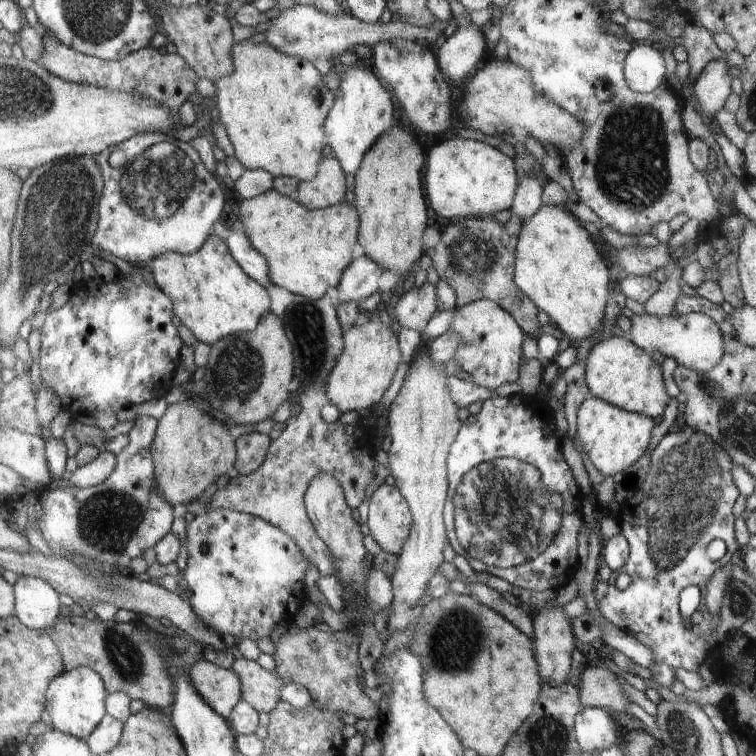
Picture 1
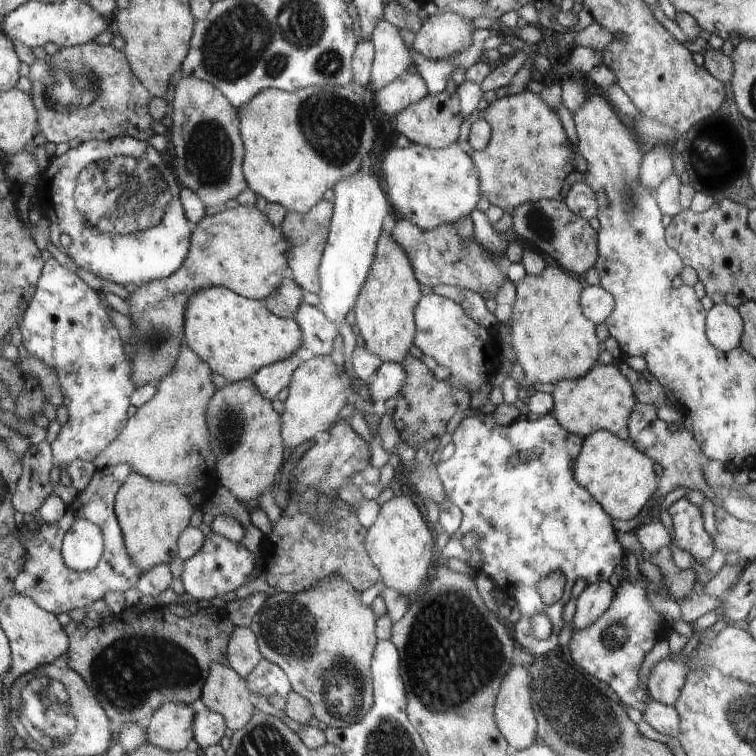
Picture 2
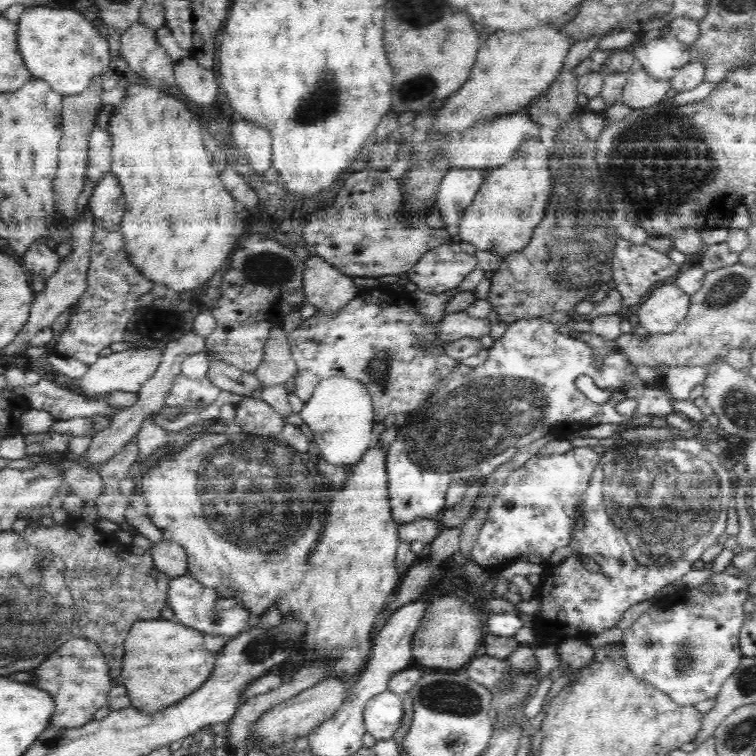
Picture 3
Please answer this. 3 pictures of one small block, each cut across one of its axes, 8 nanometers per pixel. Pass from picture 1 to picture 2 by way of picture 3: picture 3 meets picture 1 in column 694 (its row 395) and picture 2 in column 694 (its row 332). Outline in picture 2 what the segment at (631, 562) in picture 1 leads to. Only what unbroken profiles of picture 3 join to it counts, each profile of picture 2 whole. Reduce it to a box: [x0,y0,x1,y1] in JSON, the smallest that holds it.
[668,497,714,563]

